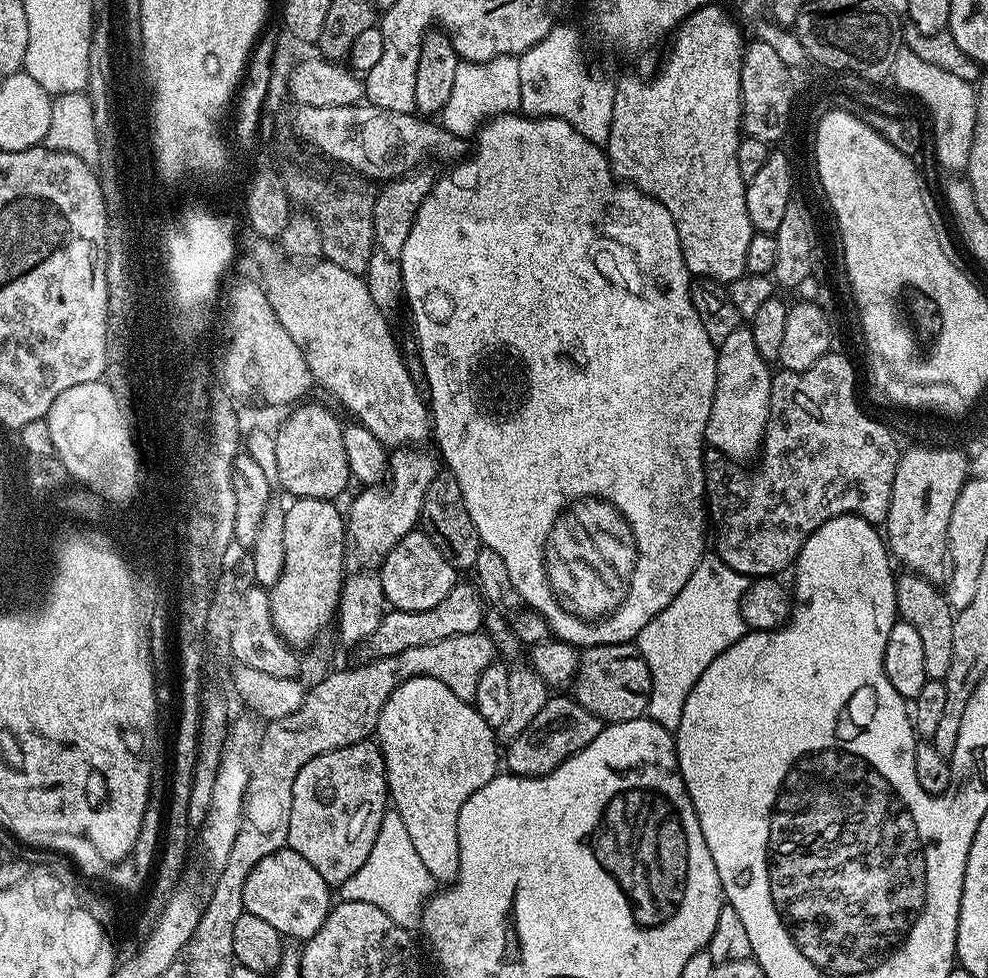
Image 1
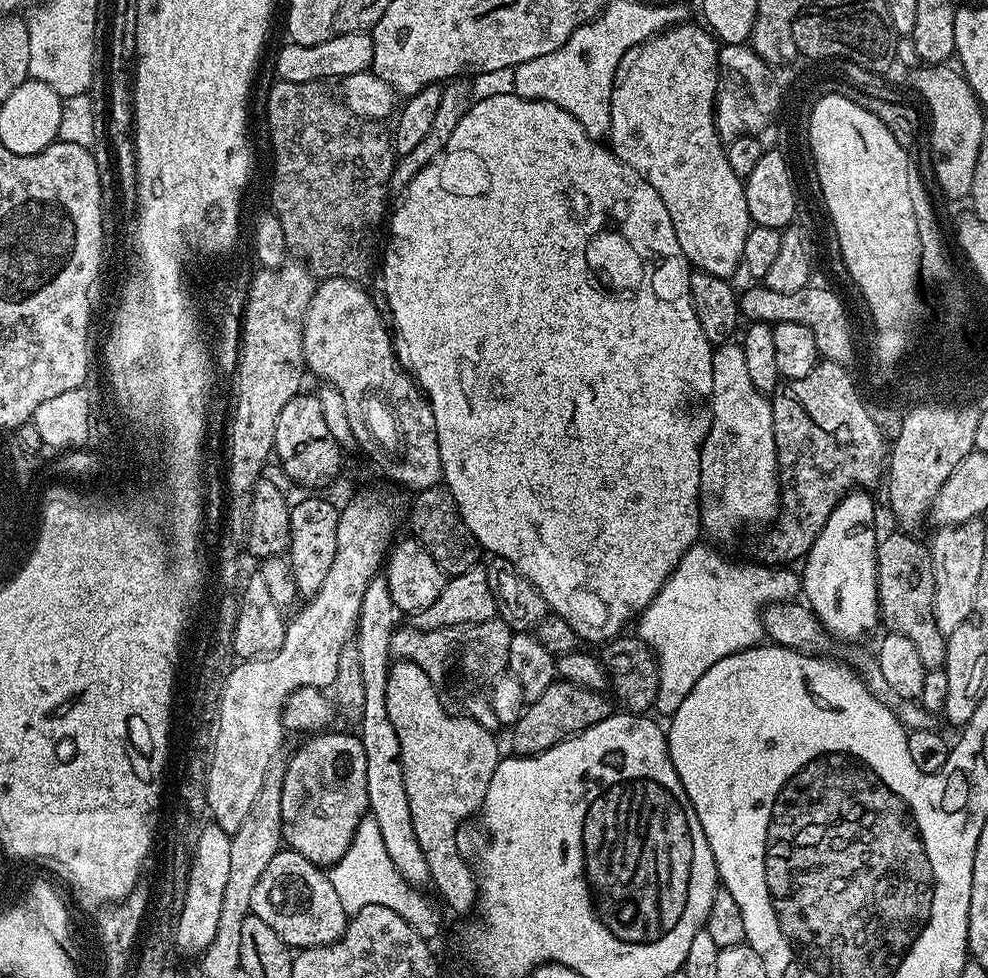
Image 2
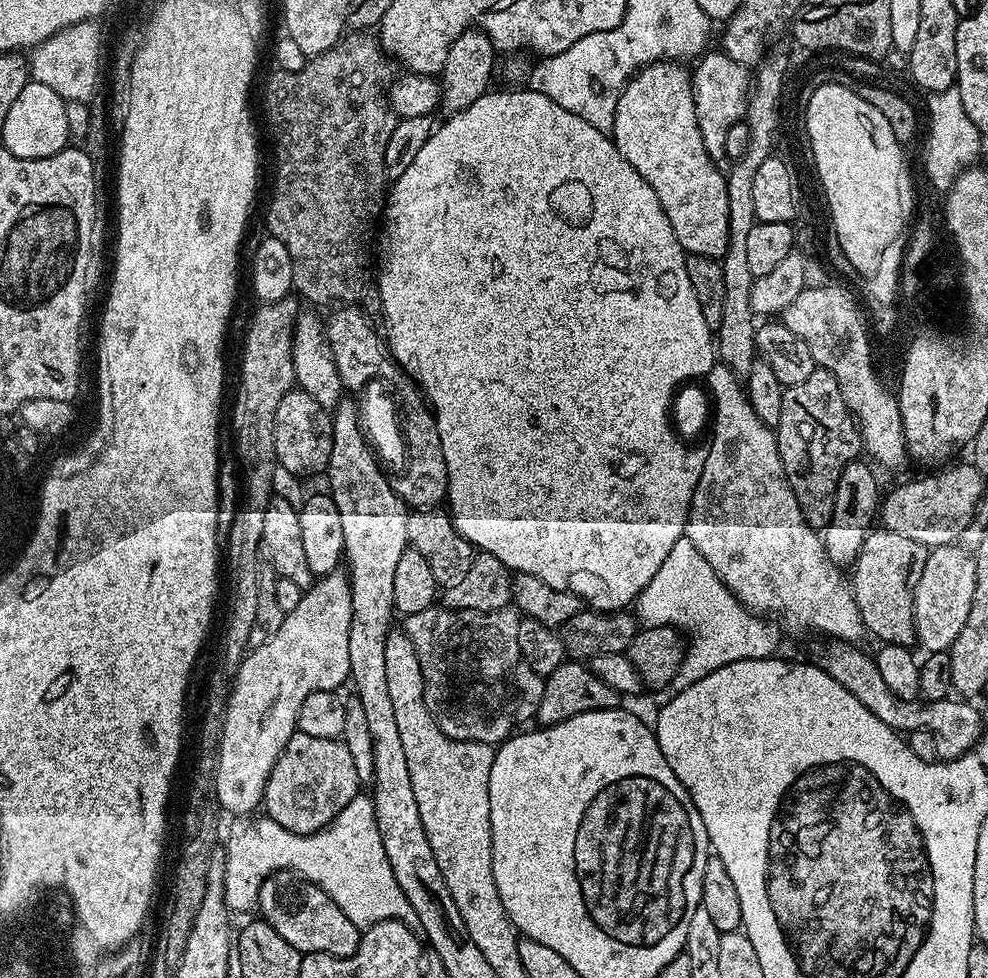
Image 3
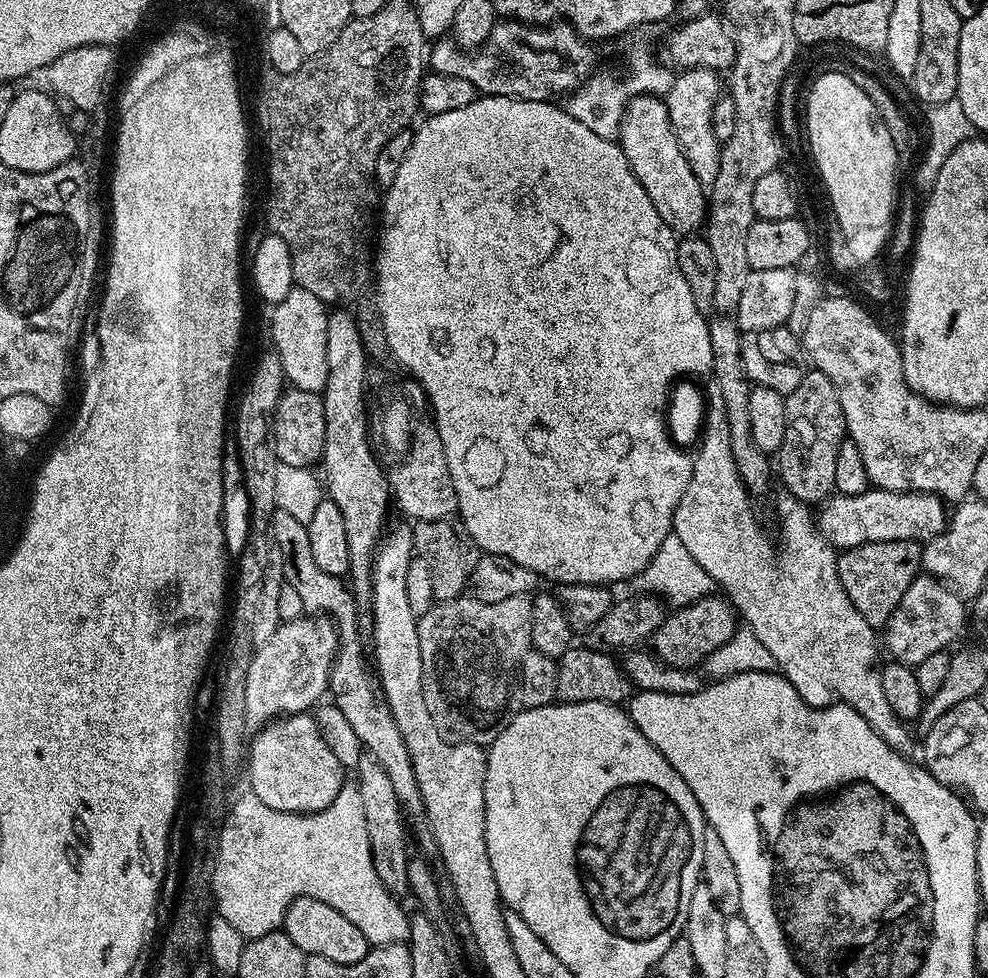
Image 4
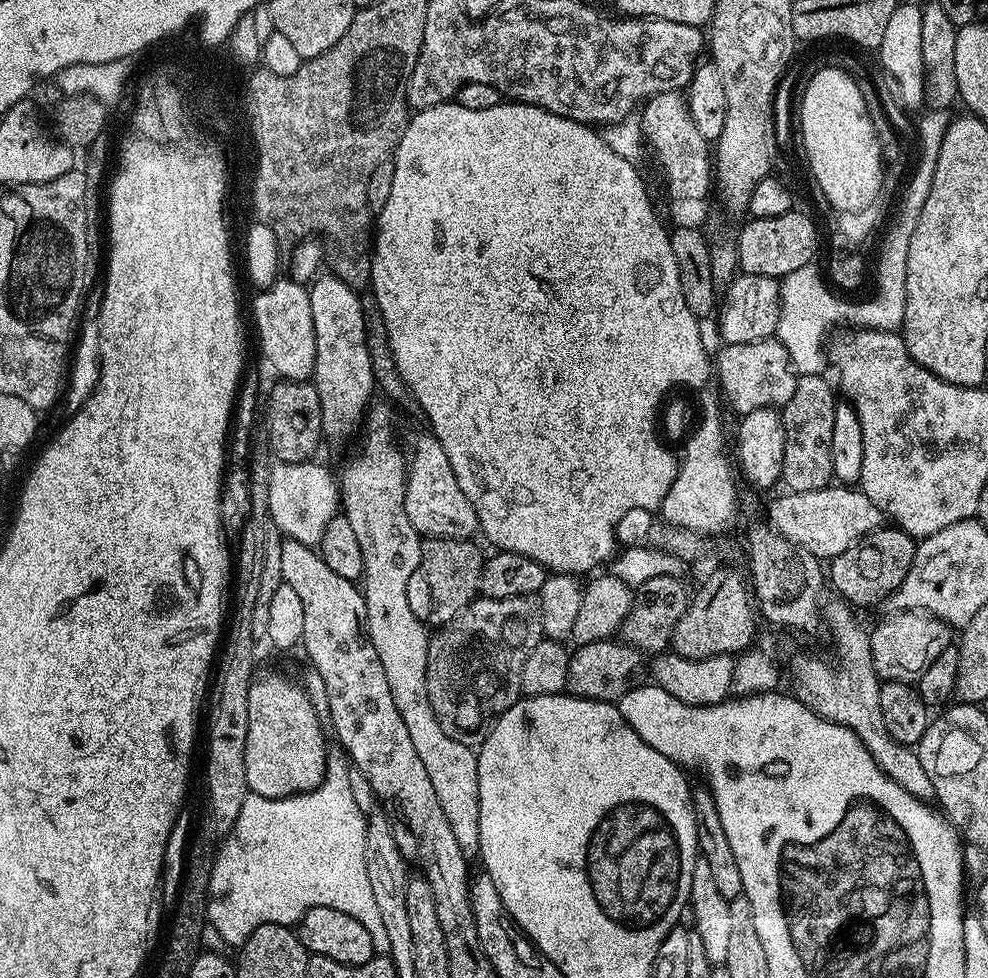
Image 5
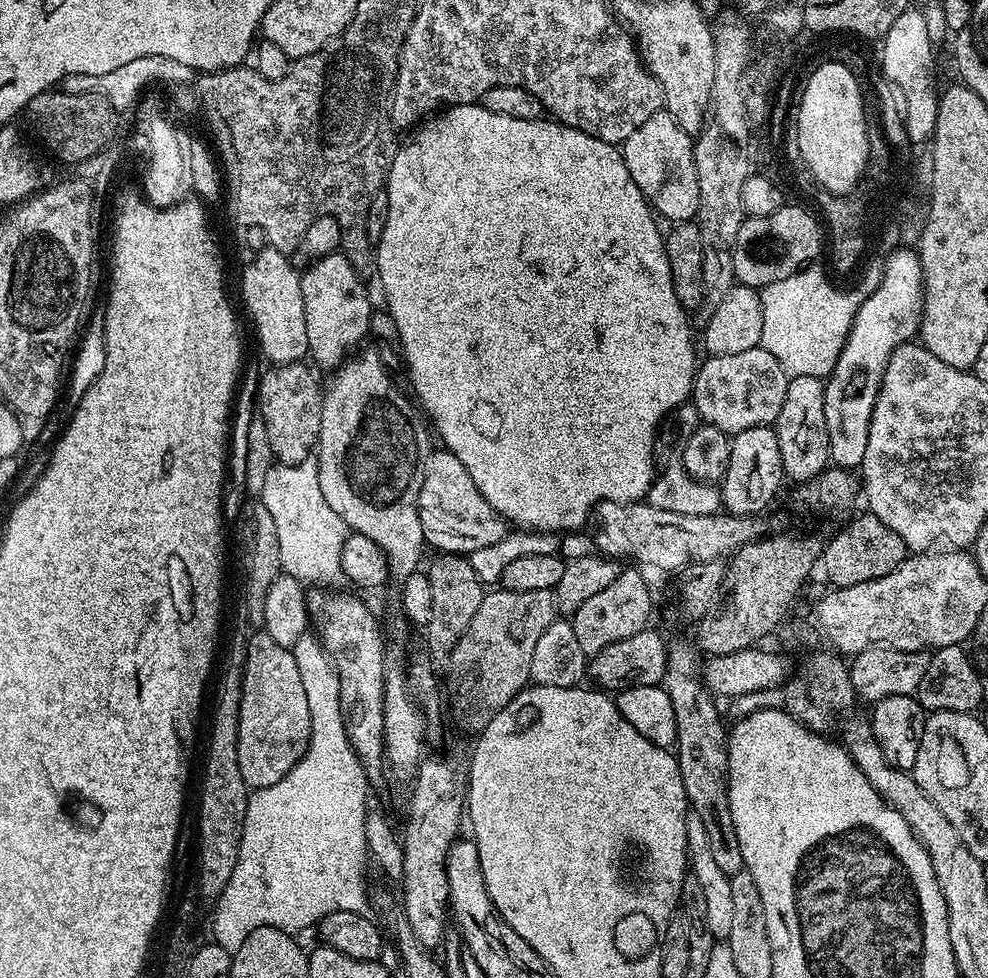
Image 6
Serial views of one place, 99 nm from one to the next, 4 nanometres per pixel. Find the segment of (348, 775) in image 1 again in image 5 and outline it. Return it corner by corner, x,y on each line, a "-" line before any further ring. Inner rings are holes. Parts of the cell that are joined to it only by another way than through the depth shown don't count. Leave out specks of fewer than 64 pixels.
260,676
250,686
250,730
246,734
246,782
249,793
266,798
296,796
308,792
324,781
330,749
324,745
321,713
316,711
307,691
299,683
291,684
284,676

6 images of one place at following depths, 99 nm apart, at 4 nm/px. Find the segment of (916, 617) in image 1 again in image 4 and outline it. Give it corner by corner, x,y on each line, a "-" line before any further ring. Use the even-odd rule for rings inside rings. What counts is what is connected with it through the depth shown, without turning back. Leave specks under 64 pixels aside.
895,540
894,542
870,542
857,548
845,548
836,557
838,578
842,578
842,590
850,594
850,602
854,602
854,610
870,622
870,626
880,630
894,614
898,602
902,602
902,594
910,590
910,582
914,582
922,568
922,548
914,540

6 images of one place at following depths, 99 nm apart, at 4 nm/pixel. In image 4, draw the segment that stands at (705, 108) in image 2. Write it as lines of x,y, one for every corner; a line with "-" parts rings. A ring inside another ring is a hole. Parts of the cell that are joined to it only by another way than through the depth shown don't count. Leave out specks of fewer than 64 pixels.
656,94
633,96
628,101
624,120
620,123
618,143
620,149
626,154
626,162
630,162
638,182
642,182
642,190
646,190
646,194
650,194
650,202
654,202
654,210
658,210
658,214
662,214
662,222
666,222
666,226
670,226
672,231
677,234
699,233
706,224
708,196
705,185
700,184
694,170
690,170
690,162
684,157
684,152
676,140
676,135
672,133
667,103

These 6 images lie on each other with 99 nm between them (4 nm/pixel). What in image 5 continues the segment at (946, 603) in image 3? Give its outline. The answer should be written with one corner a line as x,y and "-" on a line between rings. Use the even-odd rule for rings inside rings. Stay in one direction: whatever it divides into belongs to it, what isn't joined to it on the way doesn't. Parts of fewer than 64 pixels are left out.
896,610
891,614
893,616
886,617
876,629
871,629
870,632
870,650
874,658
874,670
880,675
881,681
902,680
908,682
919,677
920,673
926,670
926,666
930,666
930,662
934,662
934,658
938,658
938,654
942,654
942,650
950,647
954,640
954,632
948,627
946,621
940,620
937,616
931,616
929,612

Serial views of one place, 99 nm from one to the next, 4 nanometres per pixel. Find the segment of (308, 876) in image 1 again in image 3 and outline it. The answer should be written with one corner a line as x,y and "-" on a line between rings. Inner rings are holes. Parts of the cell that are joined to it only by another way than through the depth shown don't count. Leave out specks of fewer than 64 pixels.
273,872
265,878
260,885
258,912
301,954
321,952
338,958
353,956
362,935
361,929
356,928
346,914
342,914
338,902
334,902
326,890
303,880
295,872

